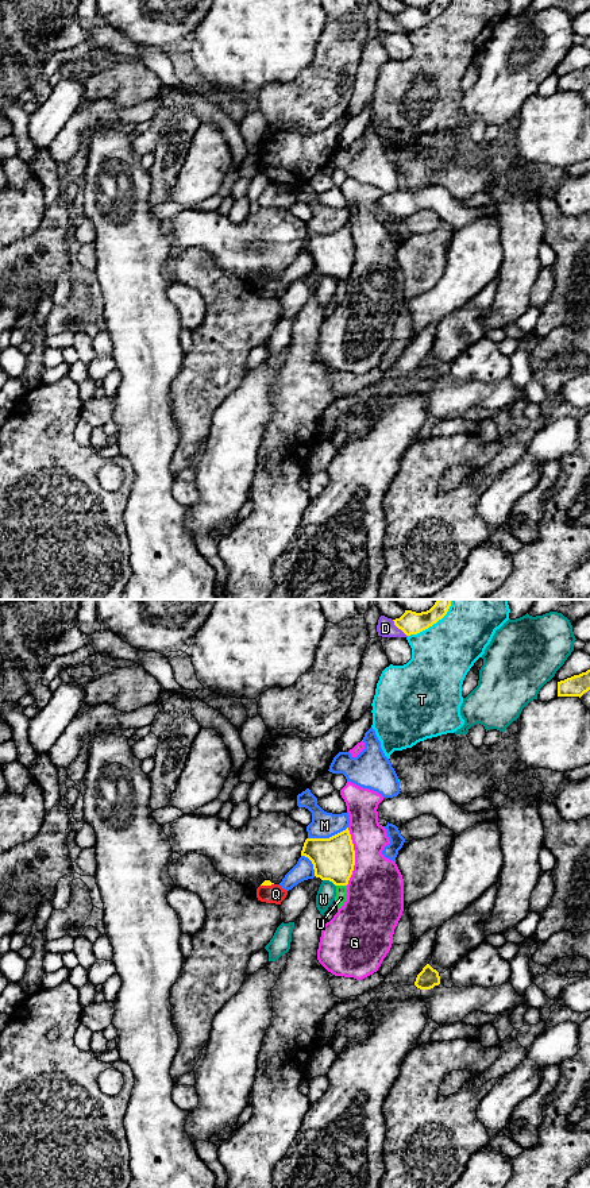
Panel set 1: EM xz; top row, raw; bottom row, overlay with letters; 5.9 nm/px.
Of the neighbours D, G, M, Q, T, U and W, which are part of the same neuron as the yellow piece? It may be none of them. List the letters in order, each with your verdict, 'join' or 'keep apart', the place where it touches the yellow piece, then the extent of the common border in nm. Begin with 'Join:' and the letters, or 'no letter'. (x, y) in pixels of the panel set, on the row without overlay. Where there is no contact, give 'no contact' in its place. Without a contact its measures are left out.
Join: no letter
D: keep apart | xz (398, 23) | 140 nm
G: keep apart | xz (354, 251) | 340 nm
M: keep apart | xz (327, 234) | 260 nm
Q: keep apart | xz (266, 280) | 80 nm
T: keep apart | xz (431, 20) | 320 nm
U: keep apart | xz (342, 280) | 60 nm
W: keep apart | xz (330, 276) | 90 nm

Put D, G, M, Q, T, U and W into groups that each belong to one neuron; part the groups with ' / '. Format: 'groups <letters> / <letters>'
groups D / G / M / Q / T / U / W

